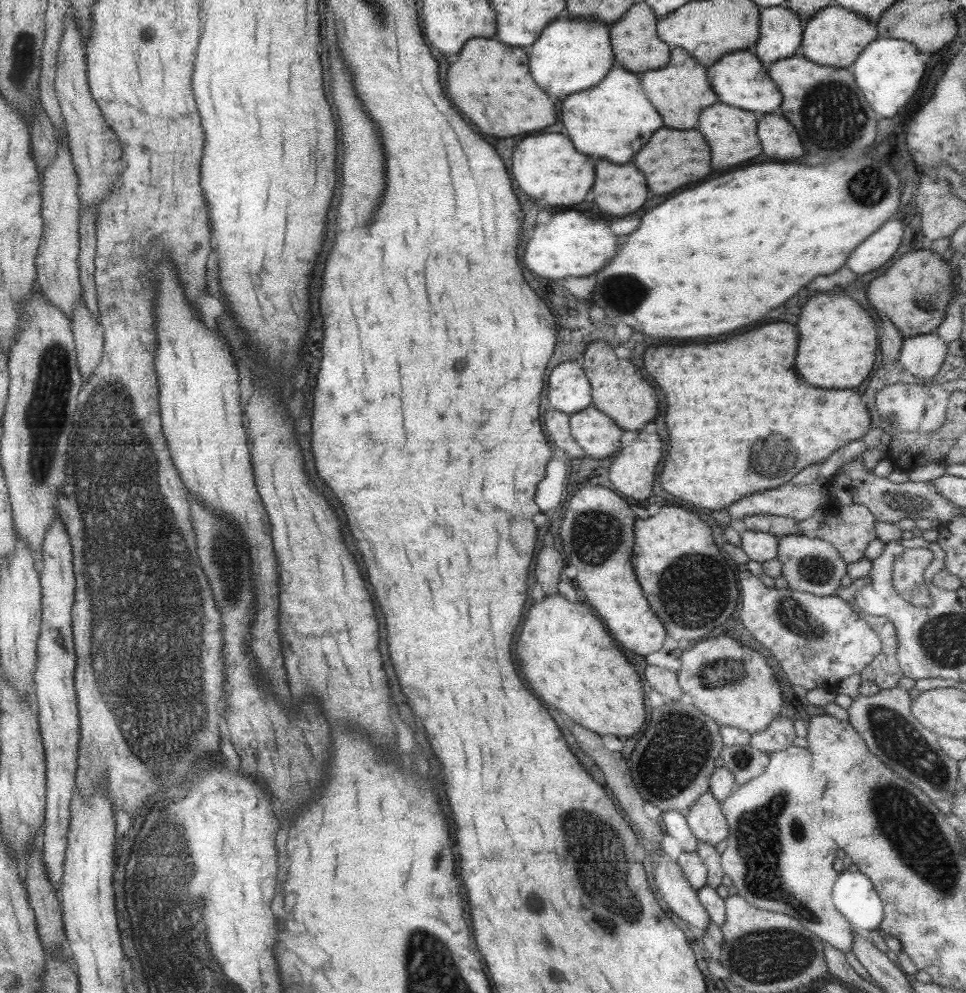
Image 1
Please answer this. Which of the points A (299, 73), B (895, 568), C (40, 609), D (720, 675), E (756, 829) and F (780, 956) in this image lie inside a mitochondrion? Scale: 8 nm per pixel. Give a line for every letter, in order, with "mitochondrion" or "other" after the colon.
A: other
B: other
C: other
D: mitochondrion
E: mitochondrion
F: mitochondrion

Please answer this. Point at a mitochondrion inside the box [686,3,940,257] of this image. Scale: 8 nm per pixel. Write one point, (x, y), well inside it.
(828, 105)

